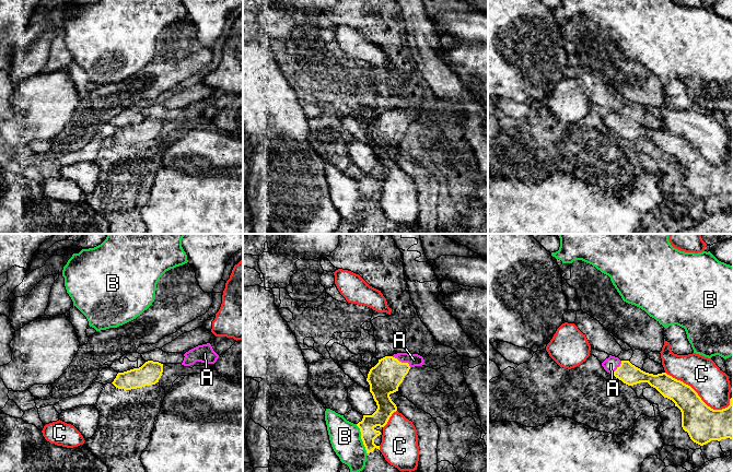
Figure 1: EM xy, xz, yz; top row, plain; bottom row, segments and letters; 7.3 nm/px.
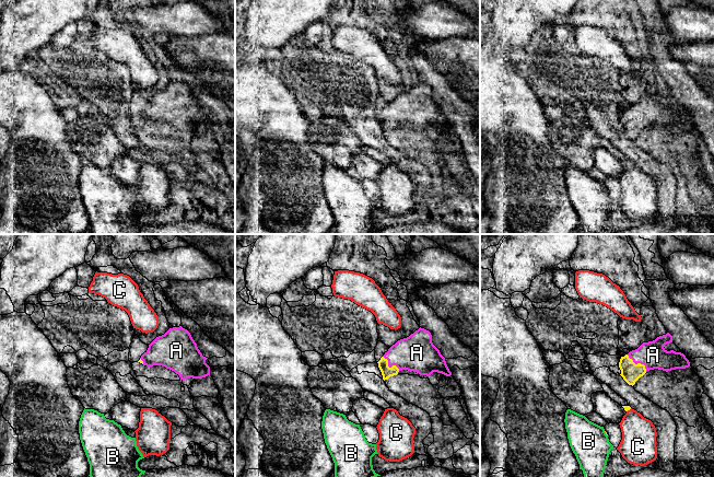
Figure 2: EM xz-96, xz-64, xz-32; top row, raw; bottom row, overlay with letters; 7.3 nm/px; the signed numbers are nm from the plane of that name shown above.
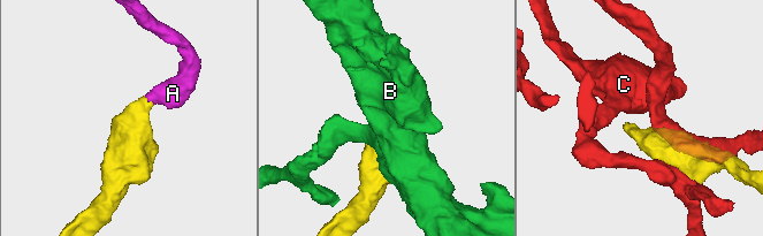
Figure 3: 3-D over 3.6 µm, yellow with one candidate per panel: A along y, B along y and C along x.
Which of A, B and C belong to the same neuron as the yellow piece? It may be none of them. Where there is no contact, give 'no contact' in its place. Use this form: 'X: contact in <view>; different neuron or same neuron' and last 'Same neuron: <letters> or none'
A: contact in xz; same neuron
B: contact in xz; different neuron
C: contact in yz; different neuron
Same neuron: A

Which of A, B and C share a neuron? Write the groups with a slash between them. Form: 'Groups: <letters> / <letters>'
Groups: A / B / C

